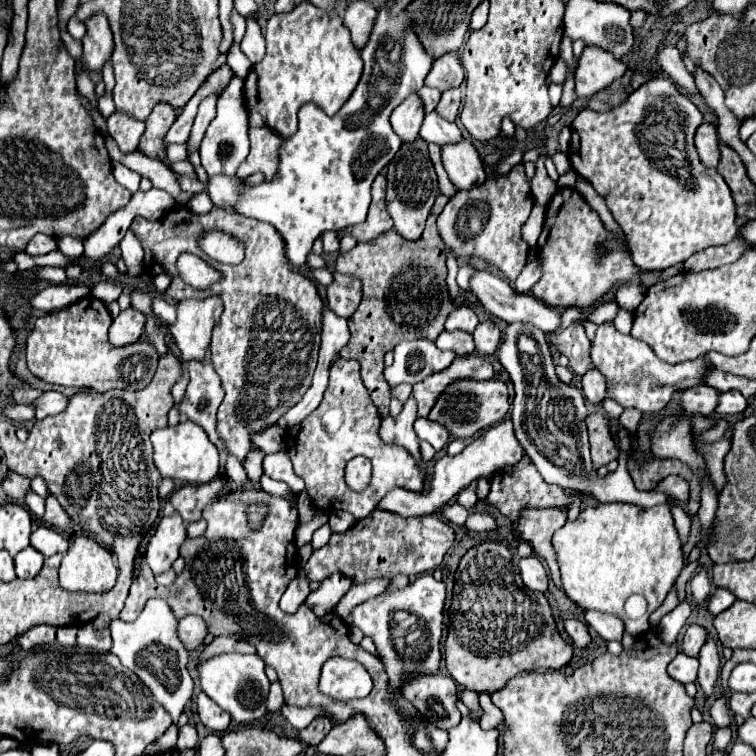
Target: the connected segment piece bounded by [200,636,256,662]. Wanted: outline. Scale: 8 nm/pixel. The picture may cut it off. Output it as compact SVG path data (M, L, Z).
M216 636L200 654L200 662L204 658L212 658L216 654L226 654L226 652L242 652L242 654L254 654L256 648L246 642L246 640L238 640L234 636Z

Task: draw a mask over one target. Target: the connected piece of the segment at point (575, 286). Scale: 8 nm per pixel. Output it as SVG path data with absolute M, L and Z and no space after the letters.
M560 188L546 210L546 222L544 222L544 230L540 234L540 260L542 260L542 278L534 284L532 294L544 302L548 302L548 306L554 308L570 308L576 306L580 310L588 310L588 306L592 306L602 294L606 294L612 286L616 284L626 284L626 282L634 282L640 280L640 270L636 266L632 266L632 258L630 252L624 250L624 242L612 238L604 226L602 220L598 218L598 214L586 204L586 200L572 188Z

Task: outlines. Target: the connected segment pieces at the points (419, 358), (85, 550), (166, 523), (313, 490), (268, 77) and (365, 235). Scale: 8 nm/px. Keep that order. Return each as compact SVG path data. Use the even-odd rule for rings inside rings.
M400 342L400 346L394 350L394 364L384 370L384 380L390 388L398 386L400 382L418 384L424 378L448 368L454 358L456 354L436 348L434 342Z
M76 538L62 558L60 586L68 592L108 592L114 584L112 554L92 538Z
M178 514L164 516L156 526L156 532L150 538L144 554L144 560L148 562L154 574L162 574L172 566L172 562L178 558L178 548L184 540L186 528L182 518Z
M338 358L330 366L330 384L324 392L322 404L308 414L298 428L288 432L286 452L294 464L294 472L306 482L308 496L314 508L324 512L346 510L356 520L366 518L380 502L380 498L394 486L412 492L424 490L426 472L416 464L408 450L398 450L398 444L386 444L378 436L380 414L370 400L370 394L360 378L360 364L356 360ZM354 456L368 456L372 462L372 480L366 490L354 492L344 482L346 462Z
M302 2L288 14L274 14L268 20L264 38L266 38L266 56L260 64L252 66L244 82L244 92L246 92L248 112L260 112L264 122L272 126L272 130L282 134L282 138L288 138L288 134L296 132L298 126L296 114L300 106L314 102L328 116L332 116L348 100L348 94L352 94L356 82L360 80L360 70L362 70L360 52L352 44L348 28L344 26L342 16L336 10L320 10L310 2Z
M378 174L376 182L372 184L372 204L370 204L366 222L362 222L360 226L350 226L348 230L342 230L340 234L352 234L358 242L368 242L368 240L380 236L382 232L390 230L392 218L386 210L384 196L386 196L386 178L382 174Z

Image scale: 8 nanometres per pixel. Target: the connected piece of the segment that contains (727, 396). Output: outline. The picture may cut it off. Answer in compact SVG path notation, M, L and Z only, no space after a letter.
M730 390L720 394L720 402L716 404L716 414L718 416L728 416L728 414L742 414L744 408L748 406L746 398L738 394L738 390Z

